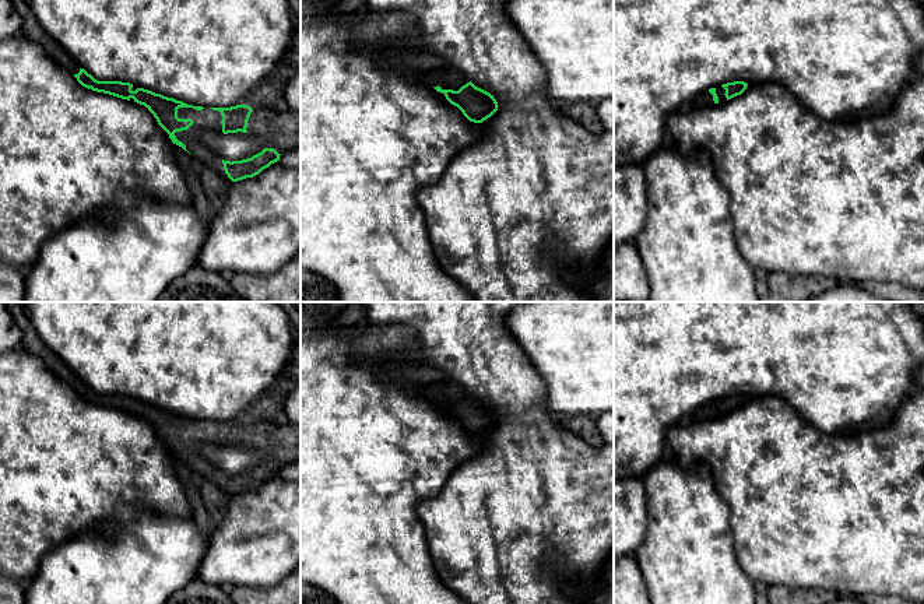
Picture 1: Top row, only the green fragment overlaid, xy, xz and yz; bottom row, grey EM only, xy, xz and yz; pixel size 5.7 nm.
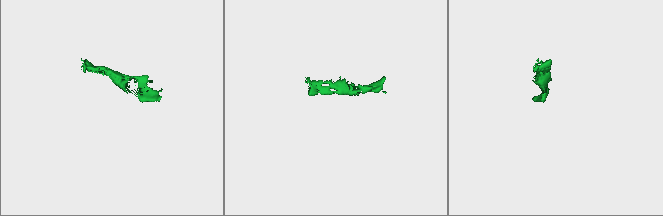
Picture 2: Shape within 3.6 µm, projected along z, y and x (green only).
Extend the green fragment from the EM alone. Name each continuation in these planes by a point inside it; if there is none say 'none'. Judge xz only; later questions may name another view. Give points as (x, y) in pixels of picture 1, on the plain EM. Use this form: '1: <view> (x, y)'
1: xz (446, 392)

